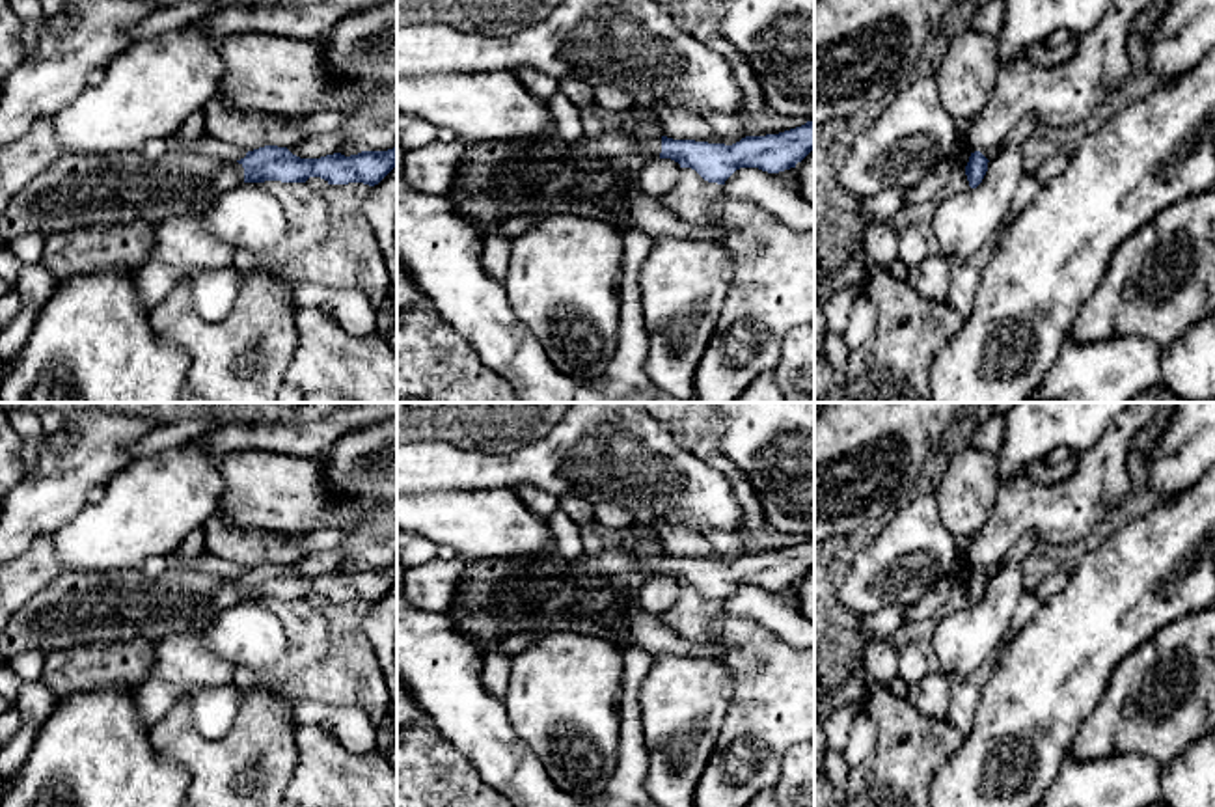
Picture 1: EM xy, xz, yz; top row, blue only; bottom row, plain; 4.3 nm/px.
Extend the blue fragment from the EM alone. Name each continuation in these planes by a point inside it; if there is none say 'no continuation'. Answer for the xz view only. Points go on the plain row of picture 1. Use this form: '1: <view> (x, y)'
1: xz (595, 595)

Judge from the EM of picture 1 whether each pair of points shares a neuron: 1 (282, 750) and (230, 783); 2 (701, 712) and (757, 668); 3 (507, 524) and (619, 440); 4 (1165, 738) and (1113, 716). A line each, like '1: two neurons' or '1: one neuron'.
1: one neuron
2: two neurons
3: two neurons
4: one neuron

